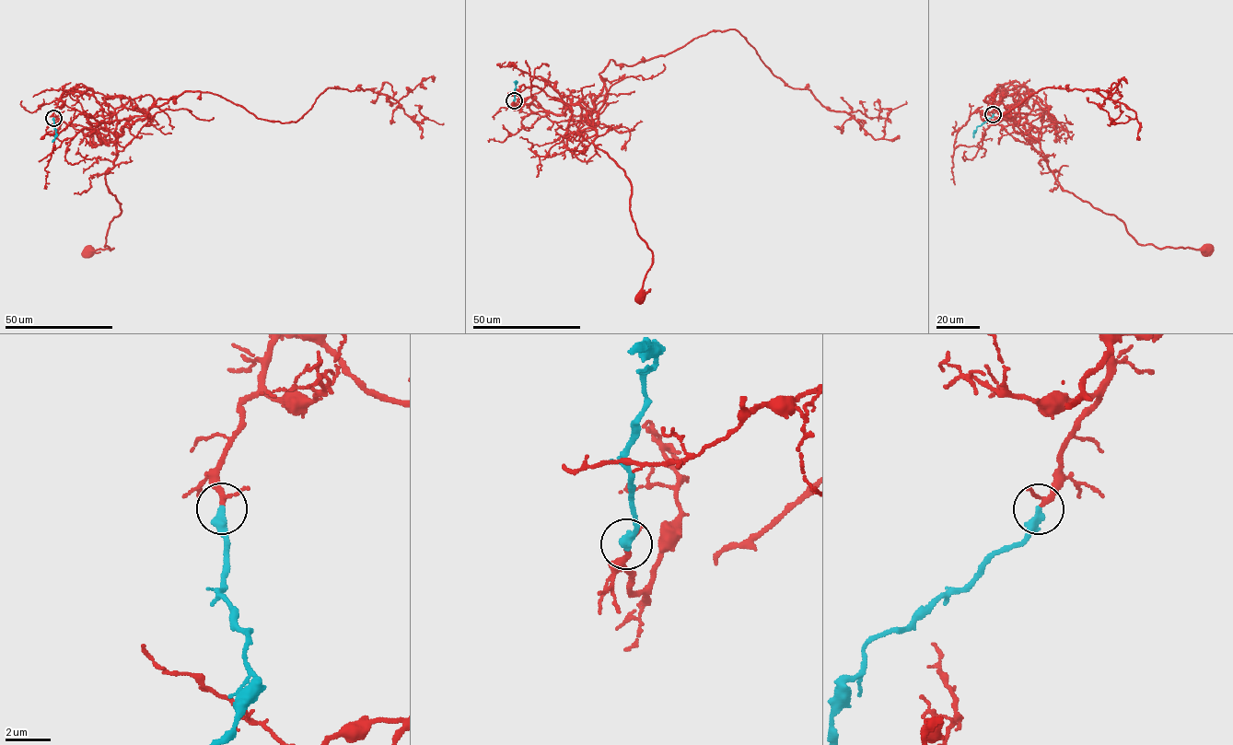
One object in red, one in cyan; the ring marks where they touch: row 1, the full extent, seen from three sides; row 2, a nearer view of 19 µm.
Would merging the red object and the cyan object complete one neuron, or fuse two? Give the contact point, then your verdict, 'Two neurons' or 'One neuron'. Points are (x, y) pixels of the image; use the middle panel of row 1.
Place: (514, 100). One neuron

